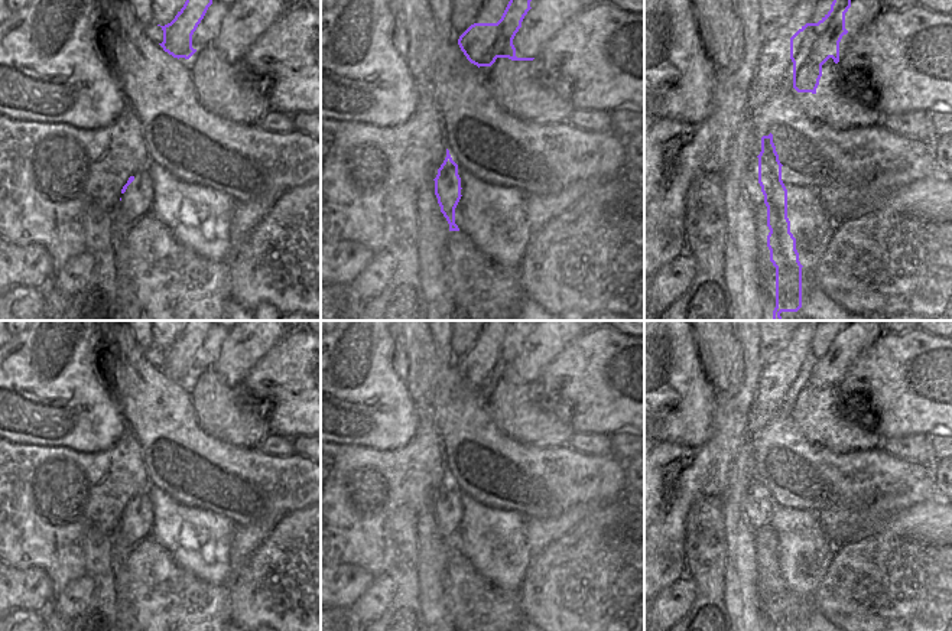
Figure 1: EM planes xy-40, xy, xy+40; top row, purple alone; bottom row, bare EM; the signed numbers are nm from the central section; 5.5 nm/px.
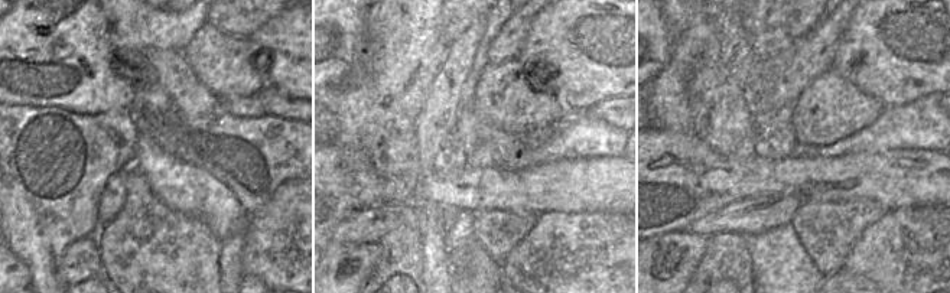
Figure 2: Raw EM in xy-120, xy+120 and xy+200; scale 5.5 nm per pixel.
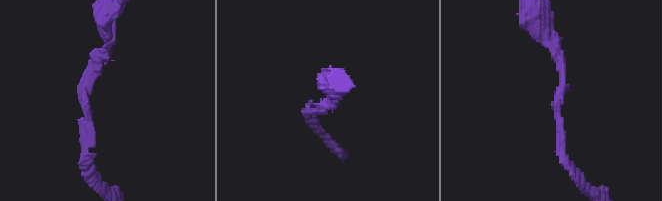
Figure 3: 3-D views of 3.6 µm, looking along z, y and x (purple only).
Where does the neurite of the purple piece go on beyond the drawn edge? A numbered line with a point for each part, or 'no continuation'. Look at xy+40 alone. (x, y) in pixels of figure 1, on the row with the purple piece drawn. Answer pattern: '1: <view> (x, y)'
no continuation.

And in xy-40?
no continuation.

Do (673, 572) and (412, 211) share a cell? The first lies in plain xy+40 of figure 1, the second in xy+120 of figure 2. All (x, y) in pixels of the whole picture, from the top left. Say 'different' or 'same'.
same

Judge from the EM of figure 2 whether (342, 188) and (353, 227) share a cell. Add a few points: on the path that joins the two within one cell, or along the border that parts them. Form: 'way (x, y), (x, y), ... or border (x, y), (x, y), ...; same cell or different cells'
border (381, 205), (373, 205), (351, 214), (328, 237); different cells

